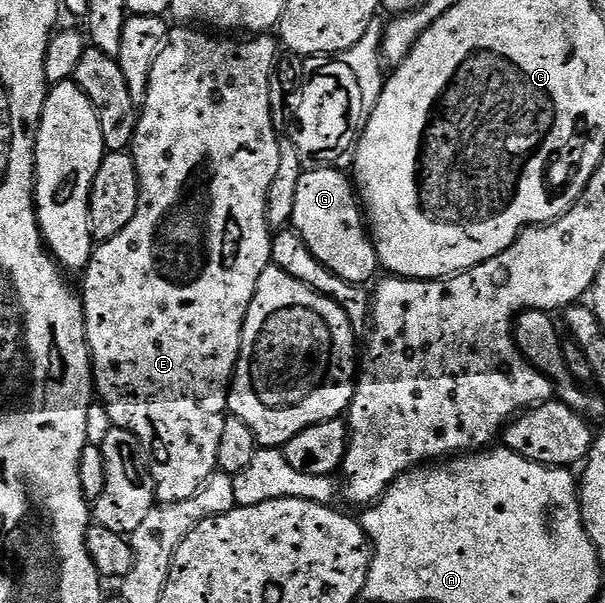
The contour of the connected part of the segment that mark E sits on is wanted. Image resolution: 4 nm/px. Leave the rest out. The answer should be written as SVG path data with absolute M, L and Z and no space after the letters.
M194 26L174 27L169 29L168 43L162 47L162 53L152 66L146 101L140 106L142 117L136 120L134 129L132 155L138 175L138 209L132 222L128 222L128 226L124 226L120 234L110 240L101 241L95 247L84 269L81 277L82 288L80 287L82 308L86 312L86 341L90 347L90 362L94 366L97 399L107 408L113 427L128 430L138 440L148 461L154 494L159 505L184 502L185 499L192 498L201 491L218 467L220 434L224 434L228 419L228 397L234 378L234 367L238 365L238 355L242 349L242 331L248 306L258 289L260 274L264 274L264 270L272 264L272 229L266 217L266 199L272 186L272 178L276 178L276 169L280 166L279 129L270 113L270 79L275 74L276 61L279 59L279 41L270 34L242 38L246 40L229 40L226 37L229 35L211 34Z

